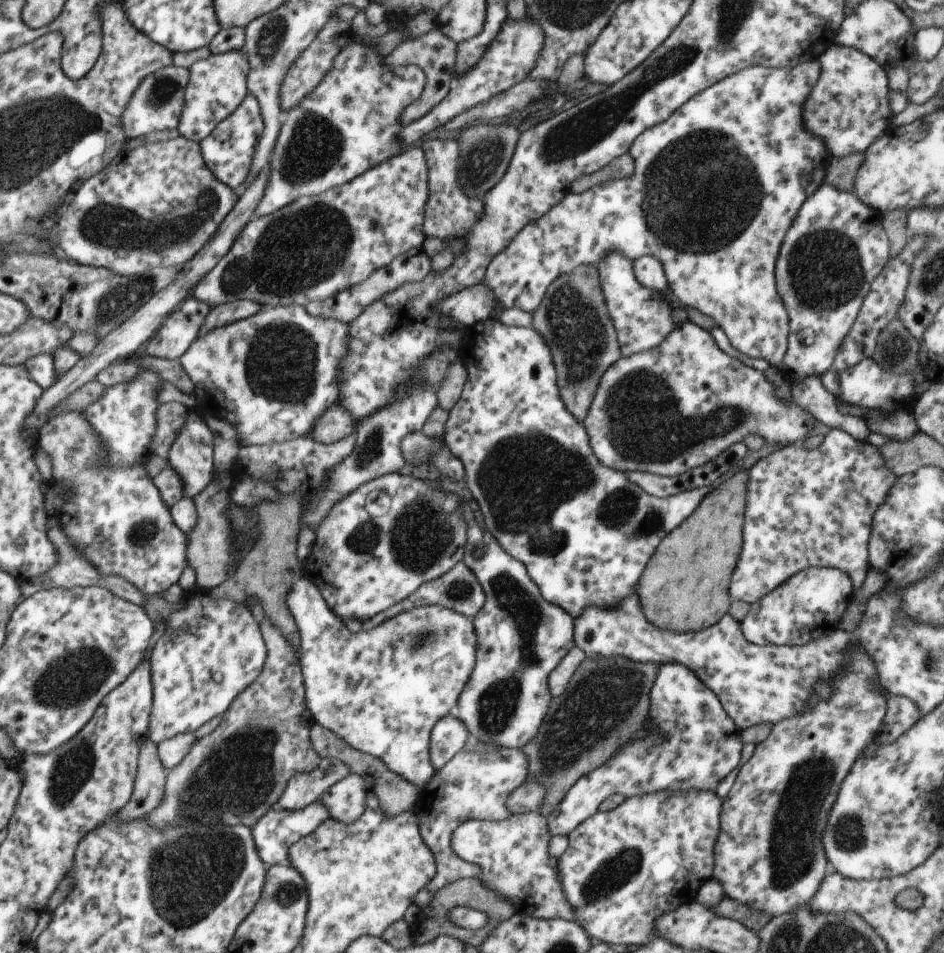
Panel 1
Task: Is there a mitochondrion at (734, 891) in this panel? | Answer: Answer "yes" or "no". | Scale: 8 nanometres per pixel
no

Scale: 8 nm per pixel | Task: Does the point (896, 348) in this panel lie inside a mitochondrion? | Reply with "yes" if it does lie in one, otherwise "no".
yes

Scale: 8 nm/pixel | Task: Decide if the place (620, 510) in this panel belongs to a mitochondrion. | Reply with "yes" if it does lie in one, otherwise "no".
yes

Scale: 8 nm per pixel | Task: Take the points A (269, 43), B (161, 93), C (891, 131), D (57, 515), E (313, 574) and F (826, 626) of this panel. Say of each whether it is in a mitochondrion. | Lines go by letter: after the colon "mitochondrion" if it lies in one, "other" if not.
A: mitochondrion
B: mitochondrion
C: other
D: other
E: other
F: other

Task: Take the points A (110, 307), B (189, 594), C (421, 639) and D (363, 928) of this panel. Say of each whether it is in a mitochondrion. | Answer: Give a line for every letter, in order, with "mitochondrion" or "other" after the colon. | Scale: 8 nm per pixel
A: mitochondrion
B: other
C: mitochondrion
D: other

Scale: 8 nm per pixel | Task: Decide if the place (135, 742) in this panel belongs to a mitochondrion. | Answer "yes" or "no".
no

